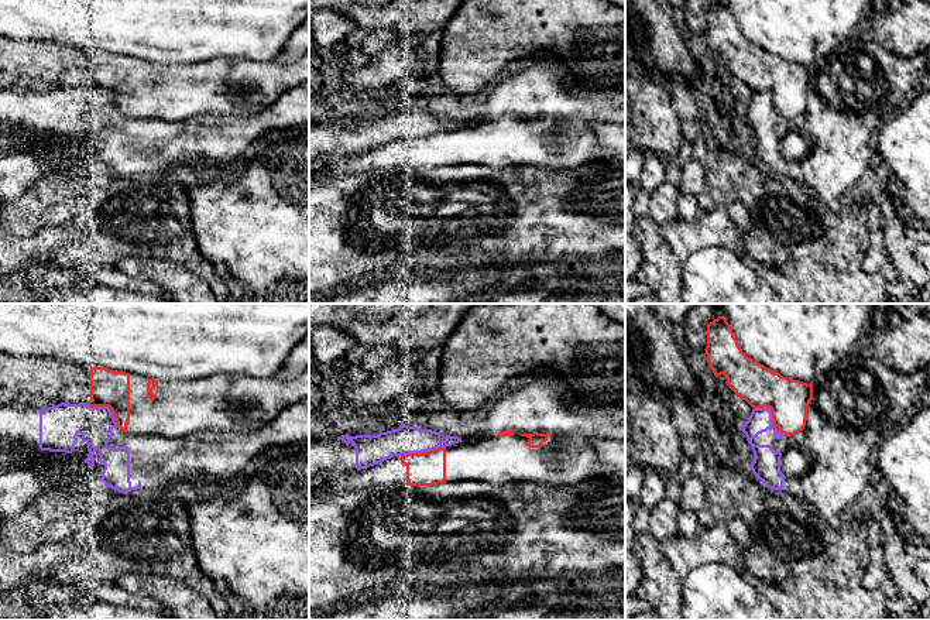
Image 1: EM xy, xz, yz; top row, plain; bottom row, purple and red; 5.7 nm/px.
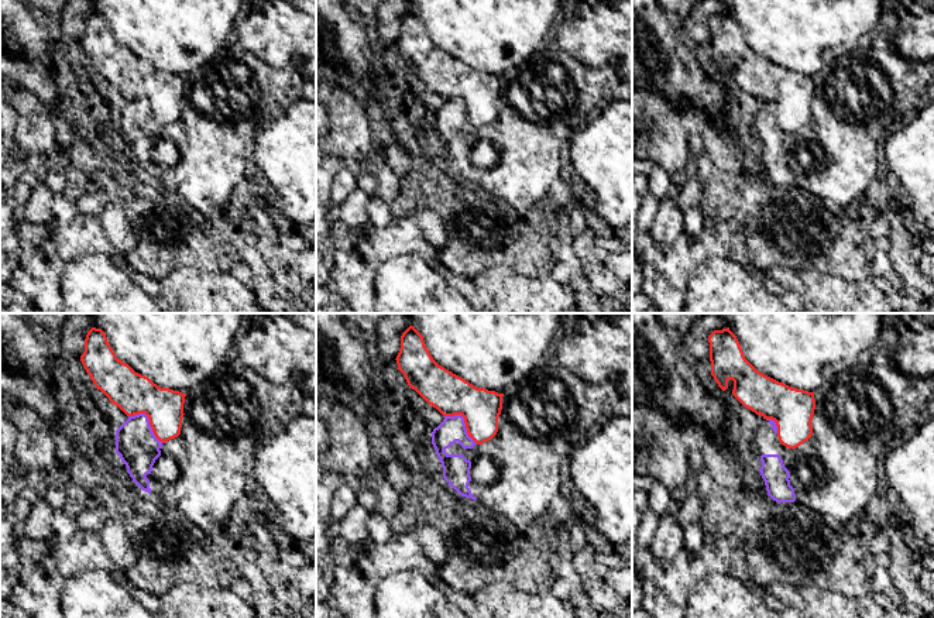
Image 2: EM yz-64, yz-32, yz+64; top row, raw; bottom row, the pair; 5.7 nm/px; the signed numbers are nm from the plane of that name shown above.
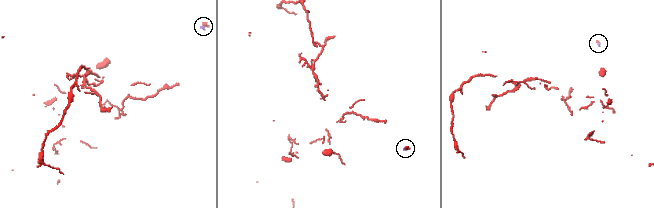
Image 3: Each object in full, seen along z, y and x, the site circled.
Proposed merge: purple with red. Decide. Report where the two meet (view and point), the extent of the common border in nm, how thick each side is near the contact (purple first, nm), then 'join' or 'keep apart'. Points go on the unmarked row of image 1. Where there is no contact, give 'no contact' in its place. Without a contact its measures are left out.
yz (771, 100) | 260 nm | 150/240 nm | keep apart

